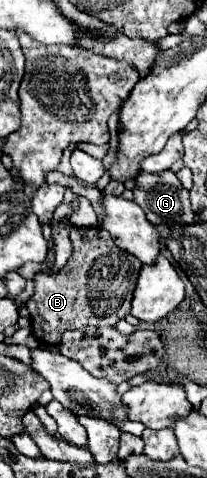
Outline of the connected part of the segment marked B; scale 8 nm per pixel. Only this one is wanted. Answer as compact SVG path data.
M70 228L70 240L72 240L72 256L68 258L66 266L62 268L60 274L48 276L48 274L36 274L34 280L34 294L28 300L26 308L30 310L32 316L32 332L42 344L58 344L62 334L66 330L82 328L82 326L116 326L118 320L126 318L130 314L130 302L132 302L132 290L136 286L136 276L142 266L138 258L132 254L120 250L110 234L102 228Z

